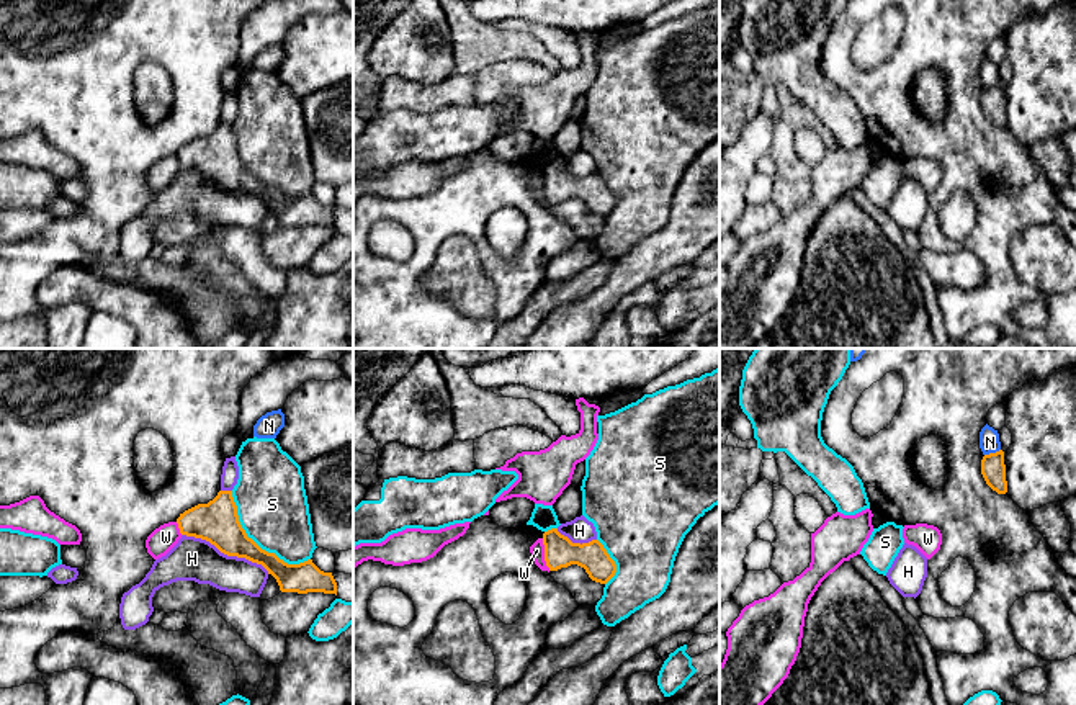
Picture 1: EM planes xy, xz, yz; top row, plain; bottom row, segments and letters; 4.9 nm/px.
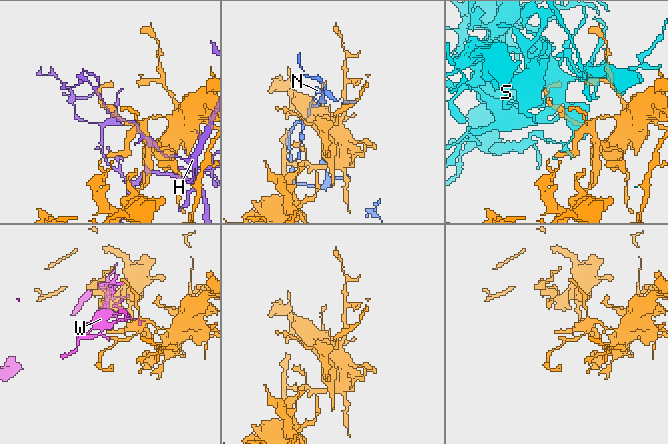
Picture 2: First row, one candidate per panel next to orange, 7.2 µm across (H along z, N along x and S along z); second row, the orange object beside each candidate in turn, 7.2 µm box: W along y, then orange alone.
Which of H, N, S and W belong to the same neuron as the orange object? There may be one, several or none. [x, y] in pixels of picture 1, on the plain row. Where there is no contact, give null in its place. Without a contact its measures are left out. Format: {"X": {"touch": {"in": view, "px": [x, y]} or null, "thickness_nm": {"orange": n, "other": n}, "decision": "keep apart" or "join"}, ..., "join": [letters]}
{"H": {"touch": {"in": "xy", "px": [226, 187]}, "thickness_nm": {"orange": 200, "other": 220}, "decision": "keep apart"}, "N": {"touch": {"in": "yz", "px": [991, 87]}, "thickness_nm": {"orange": 120, "other": 100}, "decision": "keep apart"}, "S": {"touch": {"in": "xy", "px": [255, 177]}, "thickness_nm": {"orange": 200, "other": 340}, "decision": "keep apart"}, "W": {"touch": {"in": "xz", "px": [545, 188]}, "thickness_nm": {"orange": 160, "other": 70}, "decision": "keep apart"}, "join": []}

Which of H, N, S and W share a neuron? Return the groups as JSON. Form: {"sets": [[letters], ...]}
{"sets": [["H"], ["N"], ["S"], ["W"]]}

